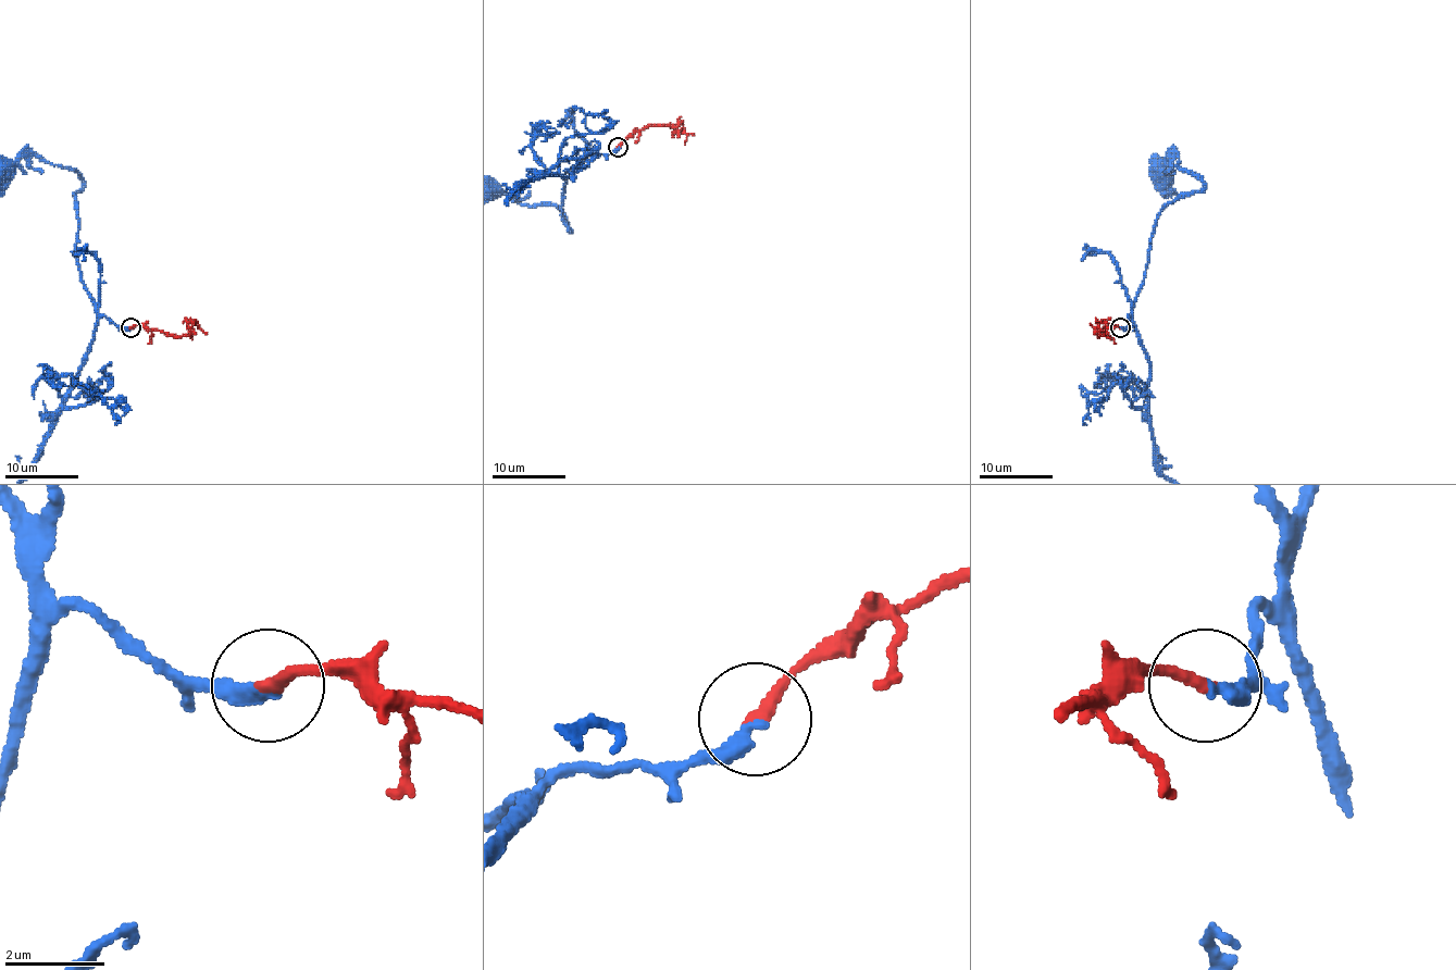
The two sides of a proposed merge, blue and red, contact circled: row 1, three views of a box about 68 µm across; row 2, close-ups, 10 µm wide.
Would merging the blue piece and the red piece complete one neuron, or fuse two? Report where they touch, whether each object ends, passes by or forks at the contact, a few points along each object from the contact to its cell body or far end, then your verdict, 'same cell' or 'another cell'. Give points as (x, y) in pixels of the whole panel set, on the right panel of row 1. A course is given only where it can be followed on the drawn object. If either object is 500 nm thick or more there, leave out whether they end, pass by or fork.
place (1120, 327); blue ends; red ends; course blue (1120, 326), (1127, 326), (1145, 273), (1156, 216), (1203, 183), (1179, 166), (1177, 156), (1168, 157), (1166, 172); course red (1120, 326), (1108, 325), (1099, 336), (1107, 321), (1108, 326), (1118, 326); same cell

